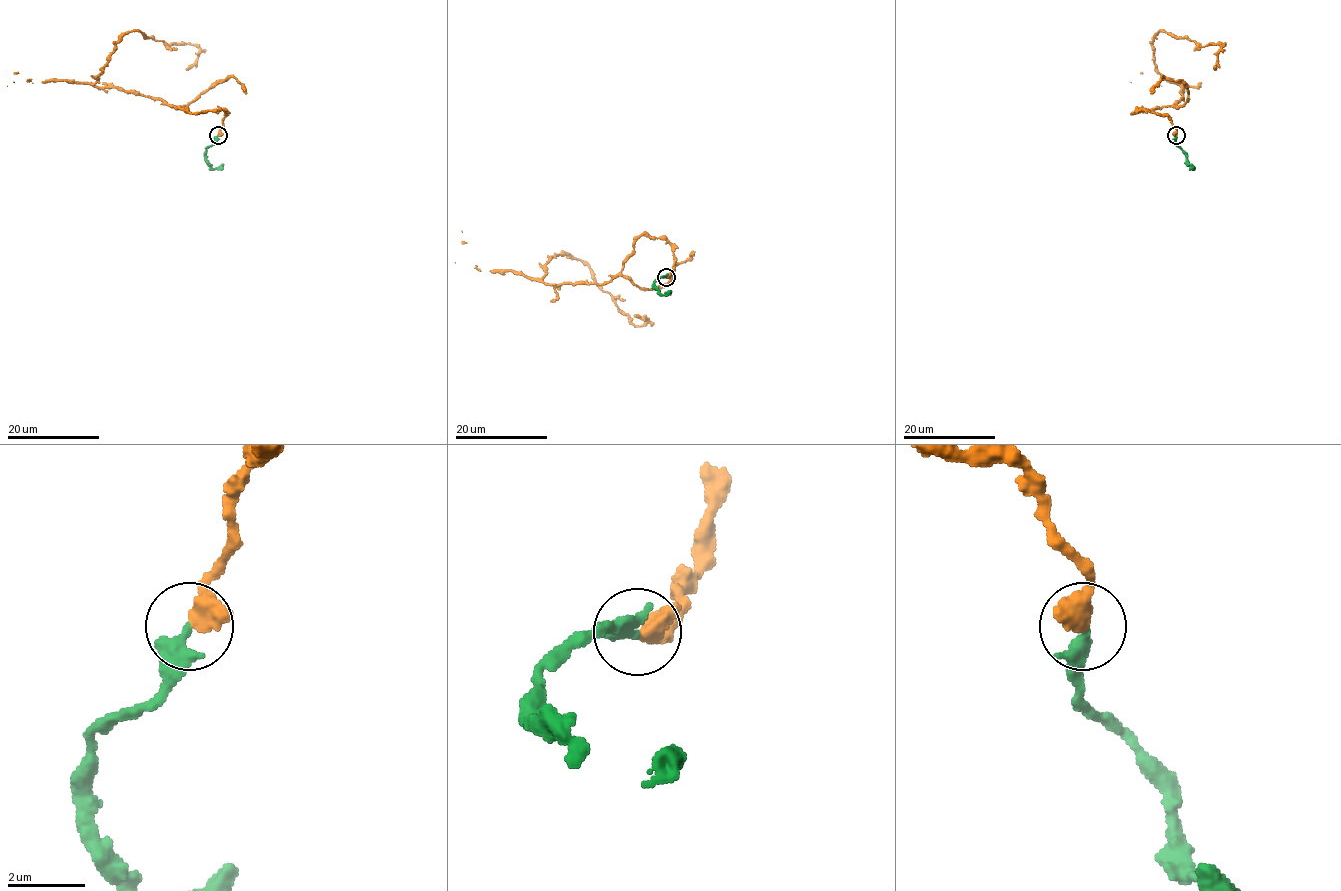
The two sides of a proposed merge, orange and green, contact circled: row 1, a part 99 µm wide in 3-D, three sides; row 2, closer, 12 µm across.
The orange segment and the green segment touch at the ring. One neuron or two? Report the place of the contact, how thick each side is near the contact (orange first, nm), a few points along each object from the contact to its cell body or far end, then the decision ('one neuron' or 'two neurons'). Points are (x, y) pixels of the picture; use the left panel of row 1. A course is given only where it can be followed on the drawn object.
at (218, 135); 360 nm thick on the orange side, 300 nm on the other; orange runs (218, 136), (224, 110), (188, 111), (97, 87), (124, 34), (187, 43); green runs (218, 136), (206, 149), (206, 162), (214, 168), (224, 164); one neuron

